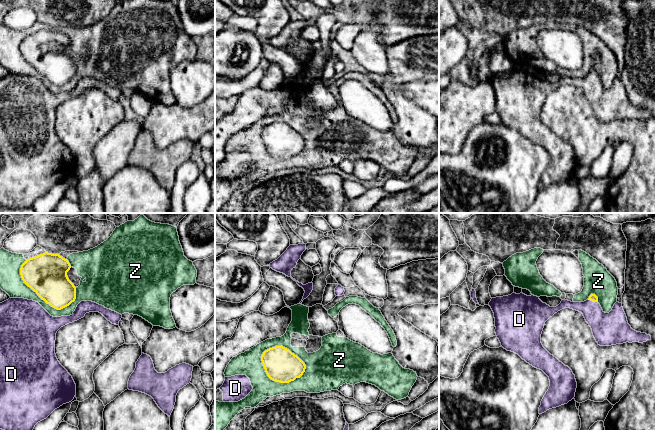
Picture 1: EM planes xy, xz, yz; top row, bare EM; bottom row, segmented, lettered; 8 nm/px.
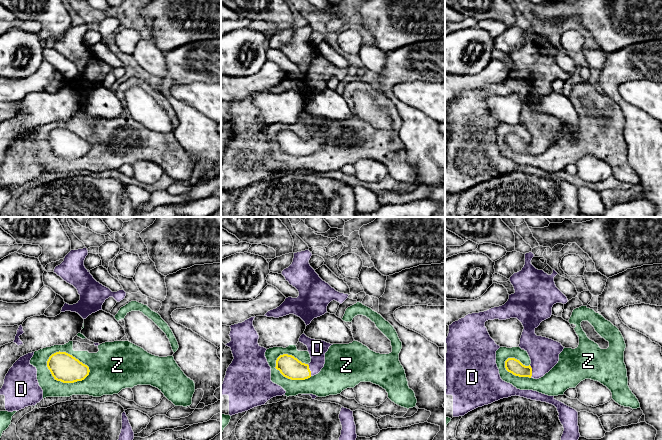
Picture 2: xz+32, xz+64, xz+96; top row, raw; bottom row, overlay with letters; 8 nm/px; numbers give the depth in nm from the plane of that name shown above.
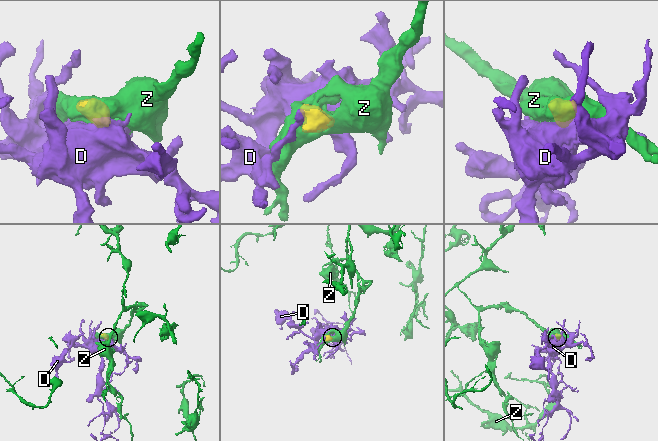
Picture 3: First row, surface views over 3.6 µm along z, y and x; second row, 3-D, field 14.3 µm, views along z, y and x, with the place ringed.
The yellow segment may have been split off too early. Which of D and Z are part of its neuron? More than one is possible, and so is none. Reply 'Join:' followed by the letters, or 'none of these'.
Join: D

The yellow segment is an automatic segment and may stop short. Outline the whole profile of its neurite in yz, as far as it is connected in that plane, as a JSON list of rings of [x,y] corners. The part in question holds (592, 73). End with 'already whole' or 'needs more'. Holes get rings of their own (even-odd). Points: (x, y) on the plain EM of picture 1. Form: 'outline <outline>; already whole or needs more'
outline [[[512,69],[492,74],[488,81],[494,89],[495,109],[501,122],[518,130],[549,153],[550,162],[541,177],[539,190],[567,180],[574,175],[577,164],[572,146],[551,131],[541,119],[545,98],[558,87],[570,84],[581,88],[600,122],[651,116],[650,111],[631,104],[622,79],[616,78],[612,86],[605,89],[595,70],[584,78],[562,76],[558,82],[550,83],[537,72]]]; needs more

